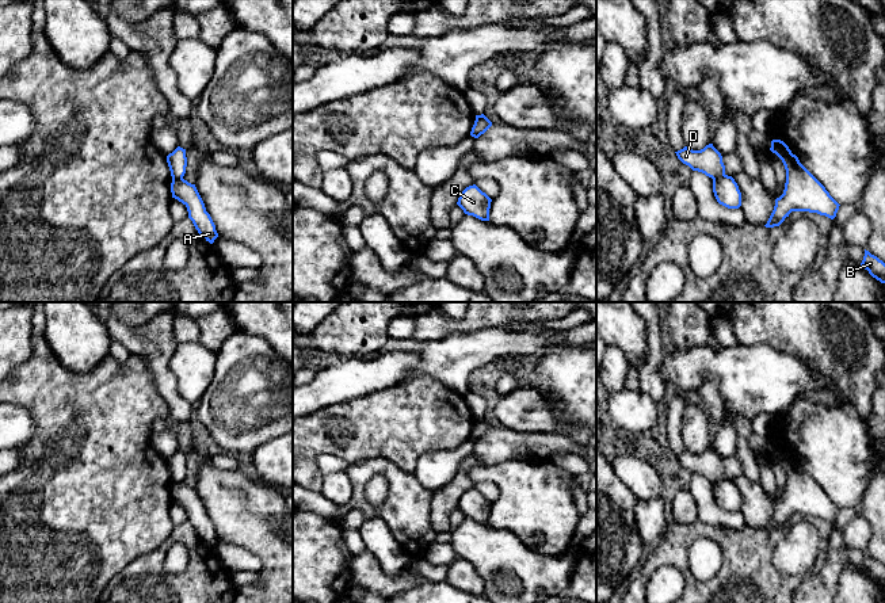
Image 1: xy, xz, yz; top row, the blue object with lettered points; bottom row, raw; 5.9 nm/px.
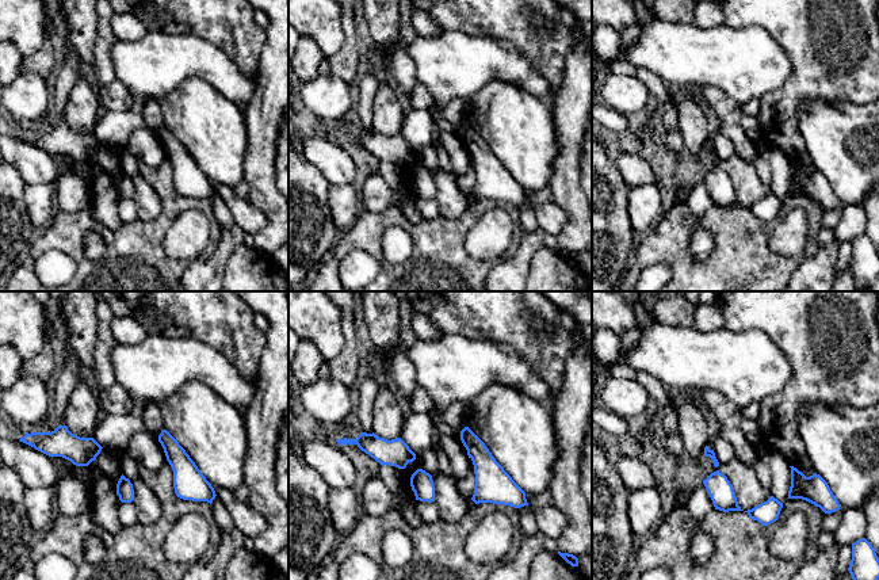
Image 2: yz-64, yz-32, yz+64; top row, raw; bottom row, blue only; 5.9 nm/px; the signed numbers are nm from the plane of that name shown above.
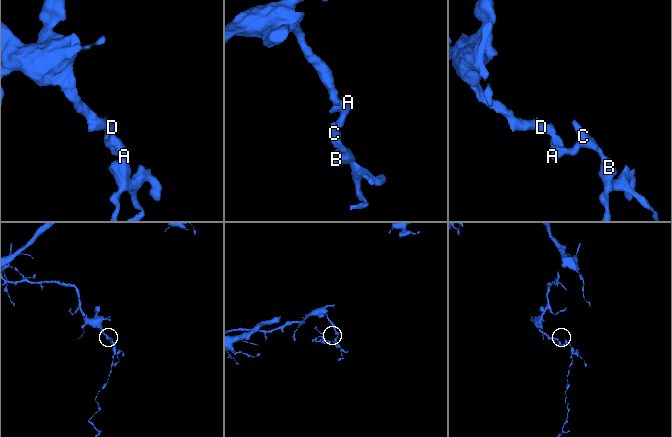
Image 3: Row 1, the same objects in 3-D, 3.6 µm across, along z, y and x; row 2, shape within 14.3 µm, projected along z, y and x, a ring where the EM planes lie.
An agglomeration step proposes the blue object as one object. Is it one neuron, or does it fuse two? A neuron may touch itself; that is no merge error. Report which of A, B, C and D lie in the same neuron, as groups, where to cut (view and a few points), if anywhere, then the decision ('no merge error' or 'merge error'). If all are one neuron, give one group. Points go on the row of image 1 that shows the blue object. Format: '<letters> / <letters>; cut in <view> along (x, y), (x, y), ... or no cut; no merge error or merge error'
A B C / D; cut in yz along (724, 174), (713, 180); merge error

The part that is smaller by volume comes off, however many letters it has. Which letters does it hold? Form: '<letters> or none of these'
A, B, C

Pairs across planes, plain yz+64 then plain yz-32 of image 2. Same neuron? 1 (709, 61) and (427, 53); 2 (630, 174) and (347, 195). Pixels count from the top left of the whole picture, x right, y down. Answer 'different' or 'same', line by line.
1: same
2: different

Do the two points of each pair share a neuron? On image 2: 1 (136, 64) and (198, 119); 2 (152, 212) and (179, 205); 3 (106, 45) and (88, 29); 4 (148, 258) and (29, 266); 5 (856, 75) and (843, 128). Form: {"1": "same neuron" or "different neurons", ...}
{"1": "different neurons", "2": "different neurons", "3": "different neurons", "4": "same neuron", "5": "different neurons"}

